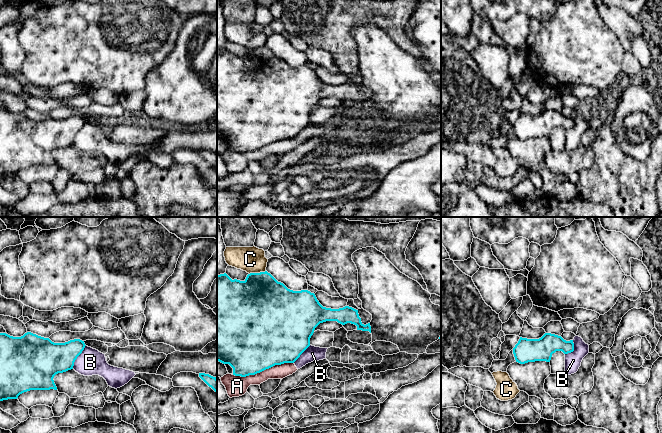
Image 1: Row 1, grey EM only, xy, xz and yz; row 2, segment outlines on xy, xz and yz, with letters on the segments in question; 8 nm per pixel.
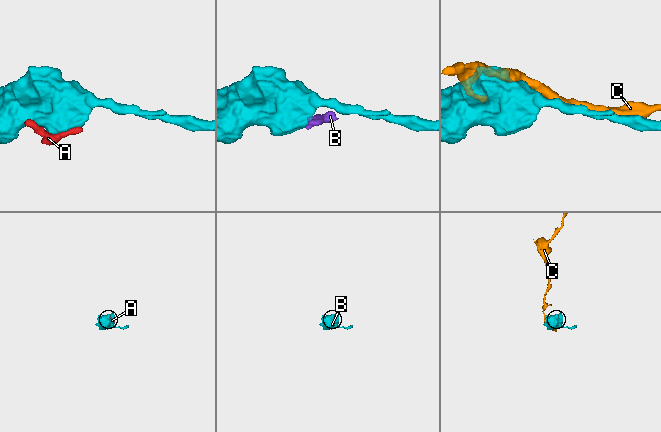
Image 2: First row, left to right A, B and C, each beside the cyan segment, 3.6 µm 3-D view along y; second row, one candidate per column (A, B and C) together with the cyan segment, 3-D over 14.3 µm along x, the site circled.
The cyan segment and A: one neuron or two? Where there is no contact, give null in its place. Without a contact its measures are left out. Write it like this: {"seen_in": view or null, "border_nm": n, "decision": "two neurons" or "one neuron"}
{"seen_in": "xz", "border_nm": 500, "decision": "two neurons"}

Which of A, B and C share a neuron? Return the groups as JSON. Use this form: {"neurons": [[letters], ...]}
{"neurons": [["A", "B"], ["C"]]}

